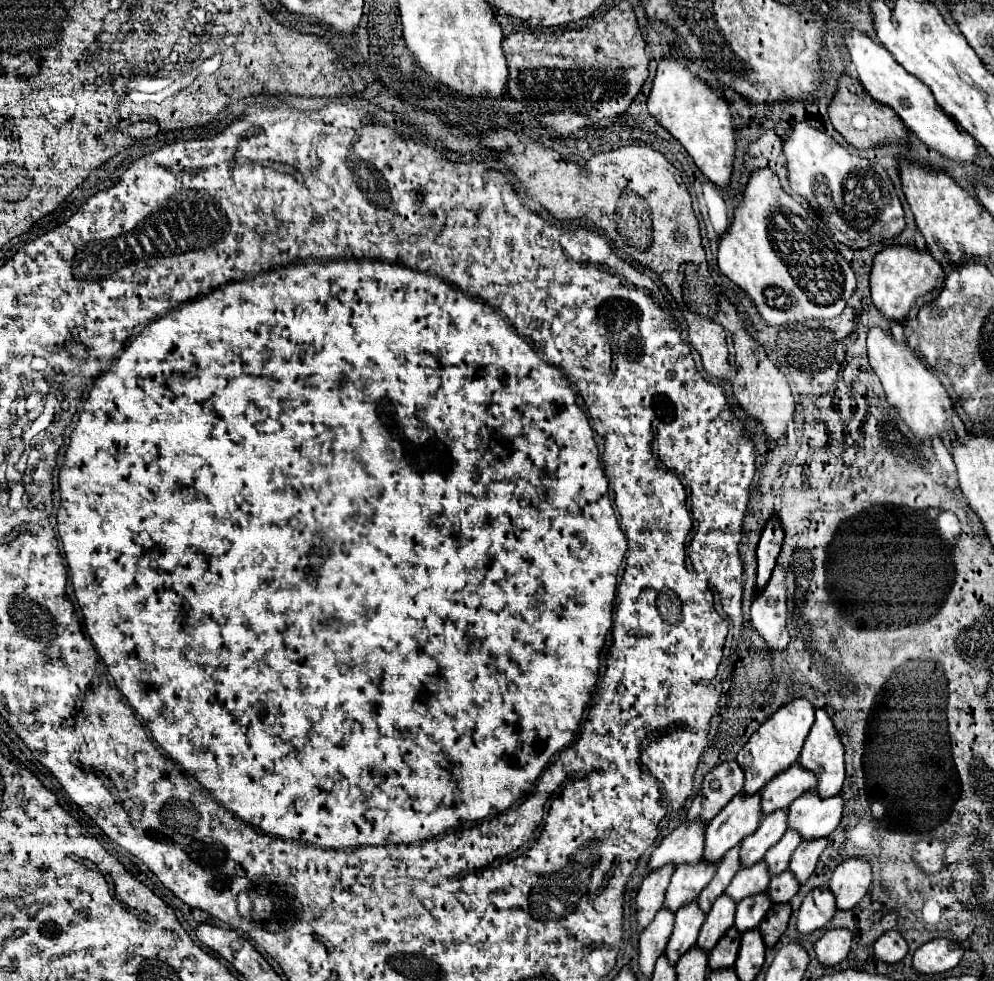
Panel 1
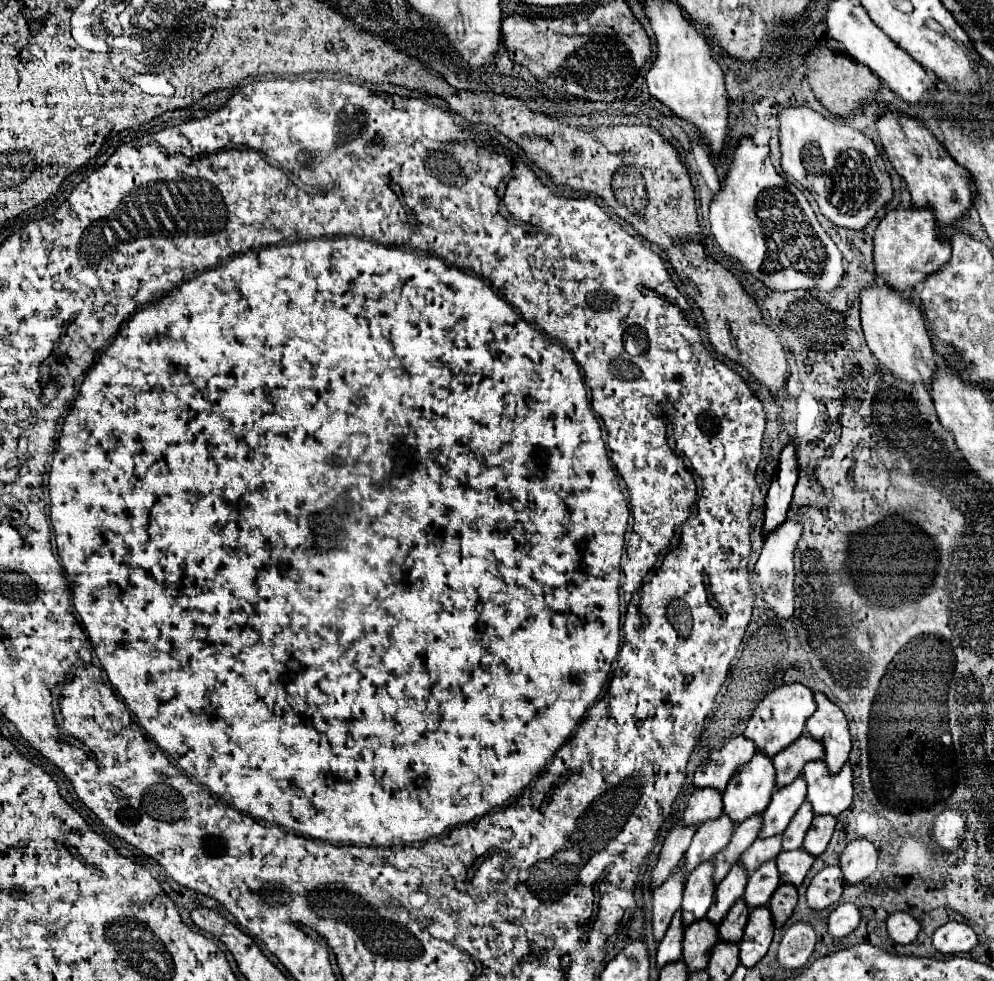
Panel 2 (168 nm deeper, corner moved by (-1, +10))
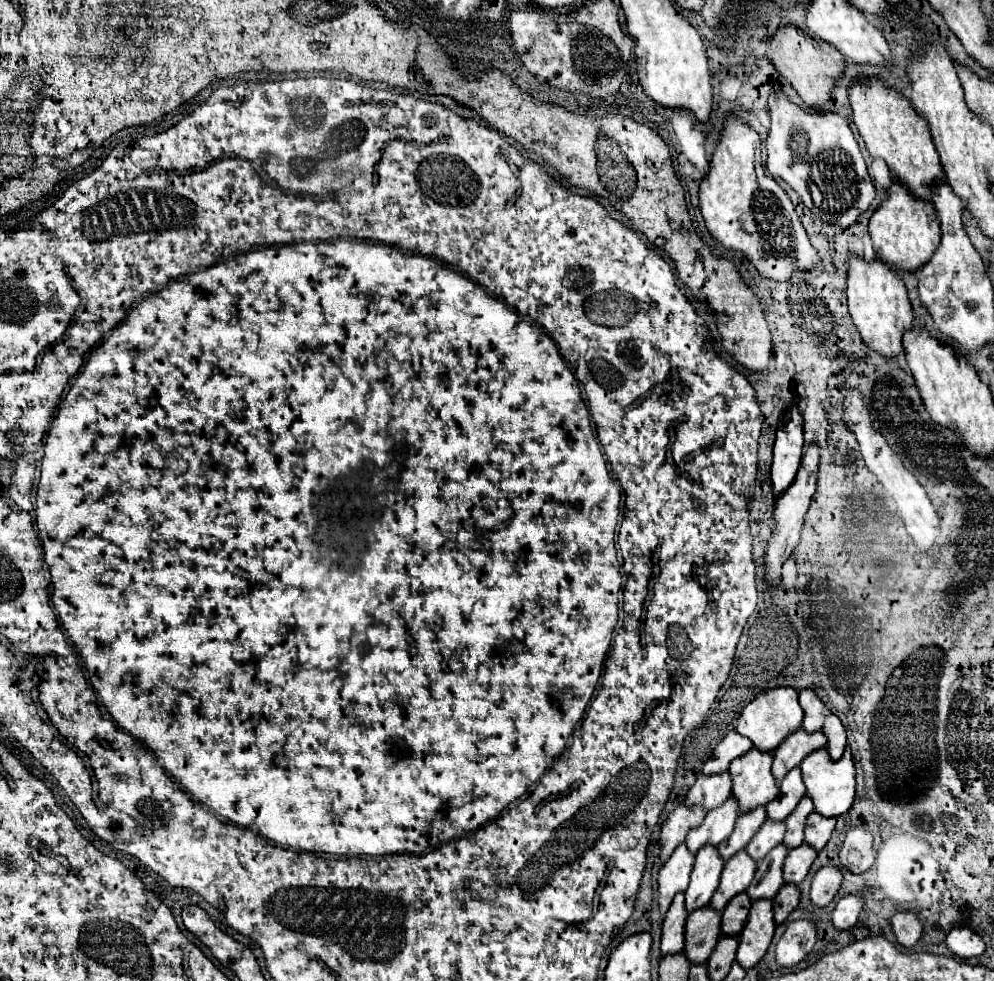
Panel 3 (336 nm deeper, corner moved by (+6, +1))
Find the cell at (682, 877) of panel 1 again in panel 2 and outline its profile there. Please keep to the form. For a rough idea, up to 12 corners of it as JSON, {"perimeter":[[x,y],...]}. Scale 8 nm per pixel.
{"perimeter":[[725,814],[703,822],[685,852],[689,874],[729,844],[735,824]]}

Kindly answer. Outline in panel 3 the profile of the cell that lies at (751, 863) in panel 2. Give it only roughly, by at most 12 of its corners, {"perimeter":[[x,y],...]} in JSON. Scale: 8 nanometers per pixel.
{"perimeter":[[764,821],[746,853],[760,861],[782,843],[784,823]]}

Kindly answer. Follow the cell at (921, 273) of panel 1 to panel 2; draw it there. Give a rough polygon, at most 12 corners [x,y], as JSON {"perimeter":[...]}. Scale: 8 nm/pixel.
{"perimeter":[[899,206],[879,222],[877,276],[901,292],[951,256],[935,214]]}

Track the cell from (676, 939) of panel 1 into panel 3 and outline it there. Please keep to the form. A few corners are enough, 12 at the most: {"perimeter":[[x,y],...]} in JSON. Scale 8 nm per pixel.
{"perimeter":[[716,847],[696,853],[686,911],[710,903],[724,861]]}

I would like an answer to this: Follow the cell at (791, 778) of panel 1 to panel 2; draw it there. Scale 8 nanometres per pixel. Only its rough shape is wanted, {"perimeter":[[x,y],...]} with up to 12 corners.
{"perimeter":[[803,732],[773,756],[777,788],[791,784],[825,746]]}

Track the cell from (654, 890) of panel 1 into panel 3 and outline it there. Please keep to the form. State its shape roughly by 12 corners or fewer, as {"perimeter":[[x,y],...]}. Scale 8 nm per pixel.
{"perimeter":[[676,807],[662,825],[660,861],[704,821],[702,807]]}

